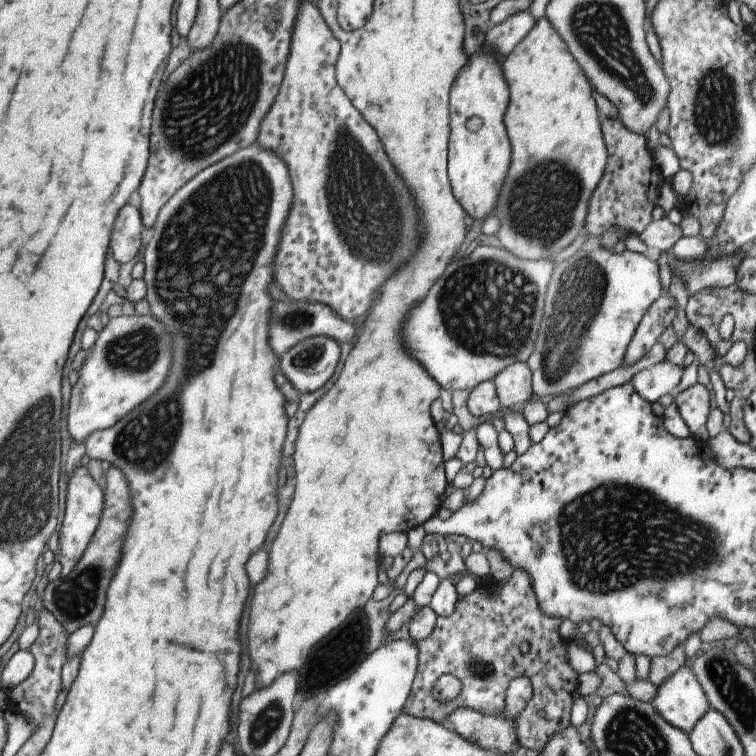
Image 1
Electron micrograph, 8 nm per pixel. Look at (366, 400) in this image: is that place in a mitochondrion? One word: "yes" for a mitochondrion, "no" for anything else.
no

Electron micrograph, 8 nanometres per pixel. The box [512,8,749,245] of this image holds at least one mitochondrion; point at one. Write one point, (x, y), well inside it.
(715, 110)

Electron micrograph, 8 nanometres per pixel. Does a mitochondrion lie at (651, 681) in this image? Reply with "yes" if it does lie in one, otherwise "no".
no

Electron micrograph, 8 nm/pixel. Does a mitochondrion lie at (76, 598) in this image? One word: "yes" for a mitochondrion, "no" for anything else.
yes

